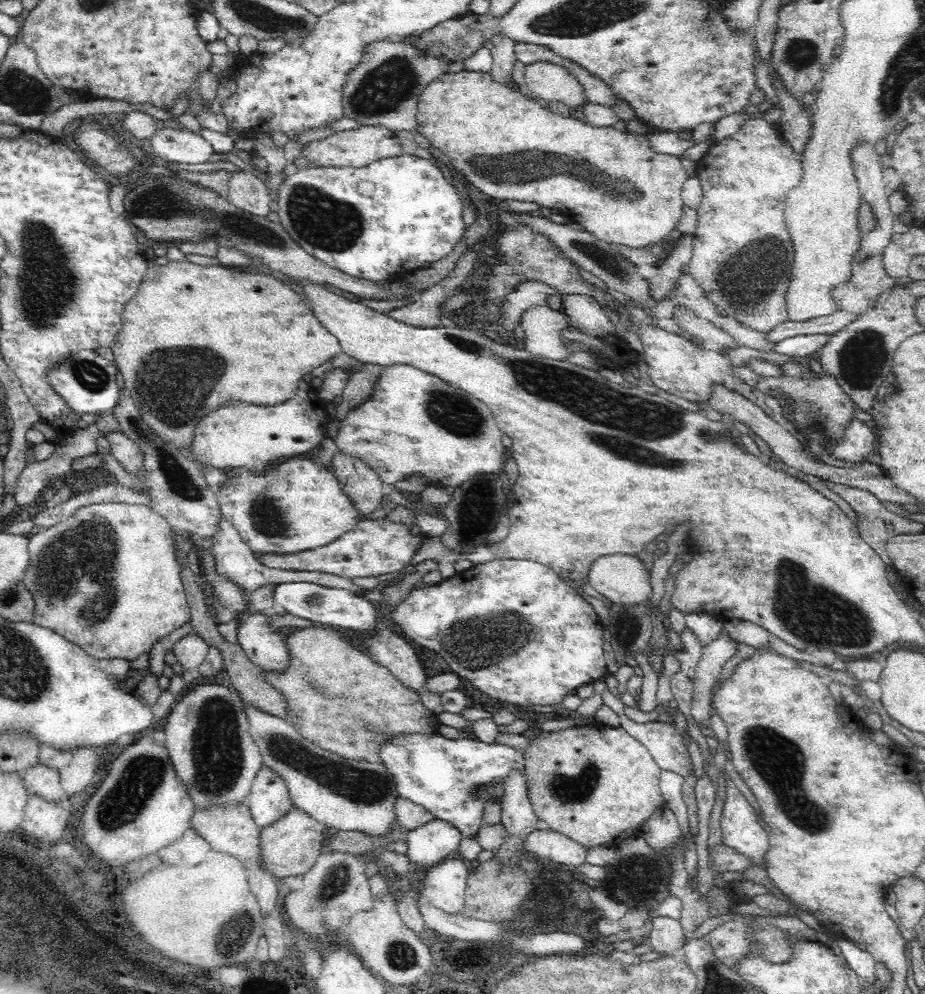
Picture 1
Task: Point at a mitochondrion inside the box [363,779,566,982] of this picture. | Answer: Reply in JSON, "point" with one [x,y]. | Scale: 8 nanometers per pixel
{"point":[402,956]}

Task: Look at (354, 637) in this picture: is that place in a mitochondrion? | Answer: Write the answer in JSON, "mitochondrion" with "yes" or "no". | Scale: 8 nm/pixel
{"mitochondrion":"no"}

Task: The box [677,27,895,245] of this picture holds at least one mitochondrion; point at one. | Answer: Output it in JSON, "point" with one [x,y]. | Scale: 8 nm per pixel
{"point":[799,54]}

